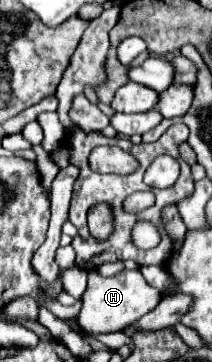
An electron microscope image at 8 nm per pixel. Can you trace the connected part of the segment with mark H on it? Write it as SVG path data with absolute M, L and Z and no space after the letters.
M96 271L88 273L88 287L82 295L82 309L78 313L78 325L86 335L100 335L100 333L114 333L122 331L124 327L136 323L142 315L150 313L162 299L162 293L150 287L140 271L128 271L114 277L98 277Z

